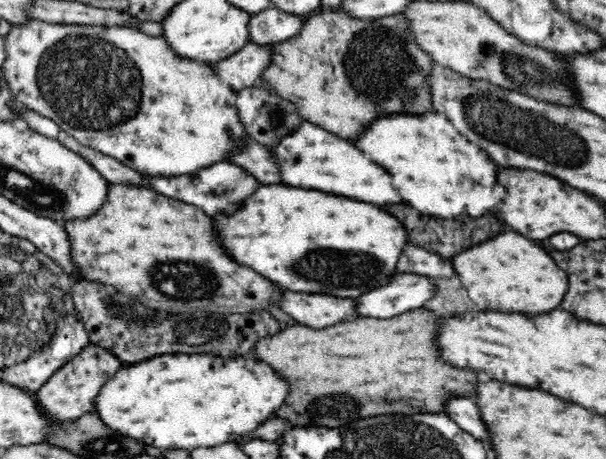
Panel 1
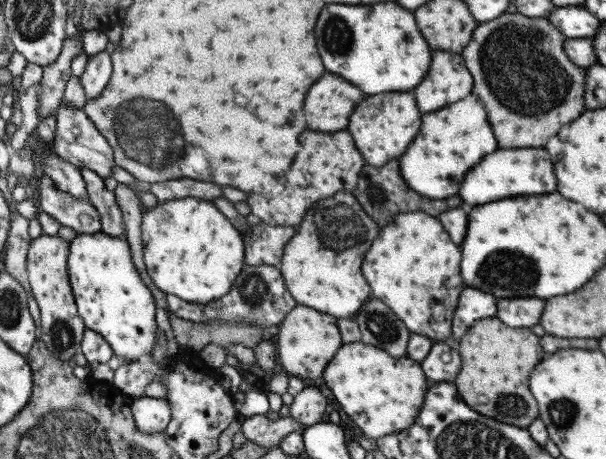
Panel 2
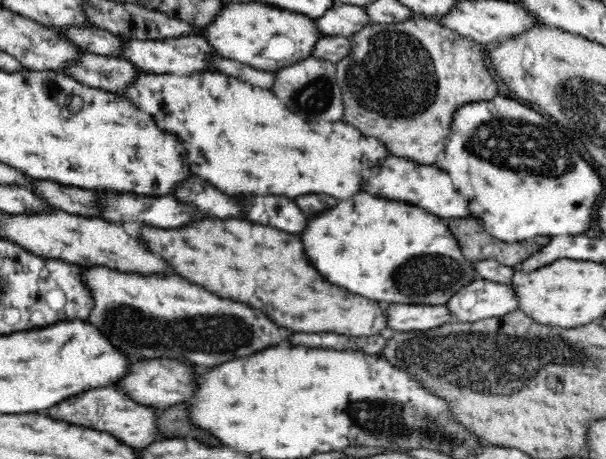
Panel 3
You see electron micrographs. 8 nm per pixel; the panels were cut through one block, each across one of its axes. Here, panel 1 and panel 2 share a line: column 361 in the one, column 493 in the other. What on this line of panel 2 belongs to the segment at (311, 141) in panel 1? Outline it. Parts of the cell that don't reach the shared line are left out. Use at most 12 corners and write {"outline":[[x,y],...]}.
{"outline":[[501,148],[459,188],[465,204],[555,192],[541,148]]}

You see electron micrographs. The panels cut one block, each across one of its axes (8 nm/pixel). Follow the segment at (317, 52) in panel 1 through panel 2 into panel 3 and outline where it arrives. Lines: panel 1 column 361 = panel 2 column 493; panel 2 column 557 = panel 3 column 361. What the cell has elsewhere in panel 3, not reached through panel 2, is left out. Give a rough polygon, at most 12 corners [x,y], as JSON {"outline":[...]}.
{"outline":[[414,16],[336,64],[344,122],[436,164],[500,96],[484,46]]}

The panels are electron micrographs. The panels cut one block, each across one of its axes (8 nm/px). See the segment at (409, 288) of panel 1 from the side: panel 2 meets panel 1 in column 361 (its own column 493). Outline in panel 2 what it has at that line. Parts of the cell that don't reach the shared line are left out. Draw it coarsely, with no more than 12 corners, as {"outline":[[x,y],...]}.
{"outline":[[477,288],[459,294],[451,338],[459,340],[475,320],[497,310],[491,294]]}

